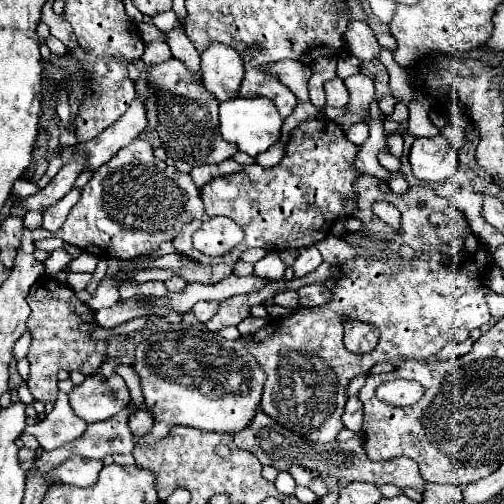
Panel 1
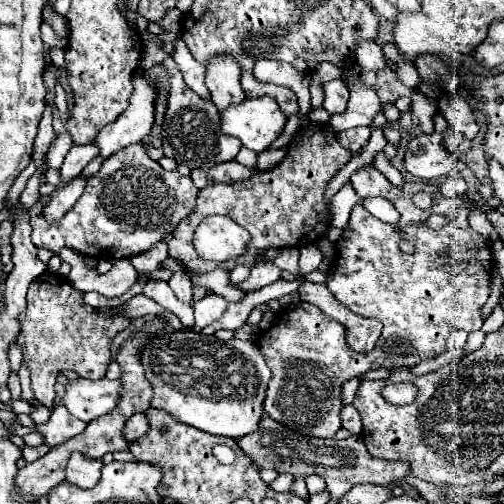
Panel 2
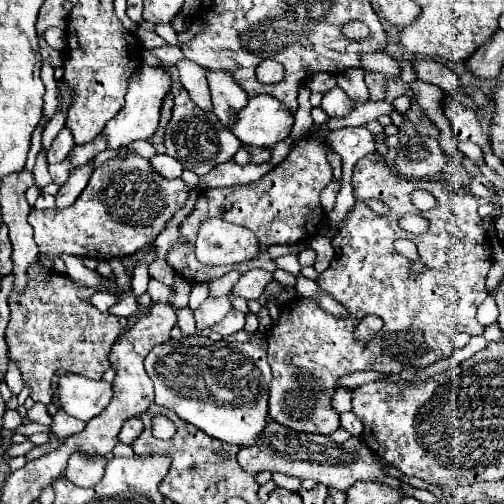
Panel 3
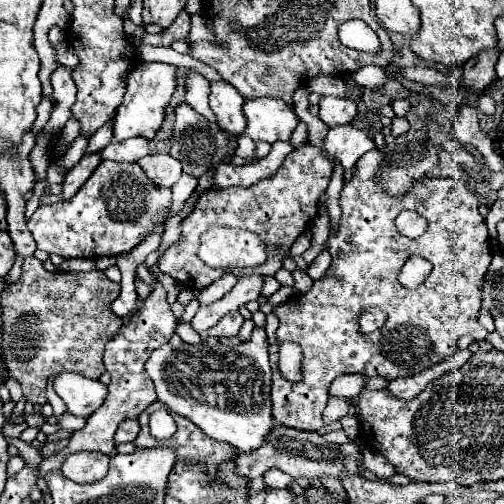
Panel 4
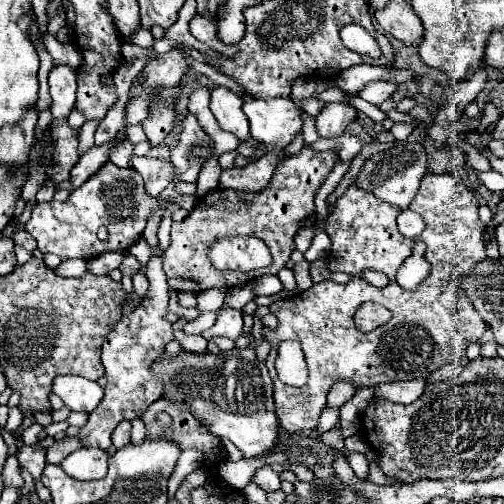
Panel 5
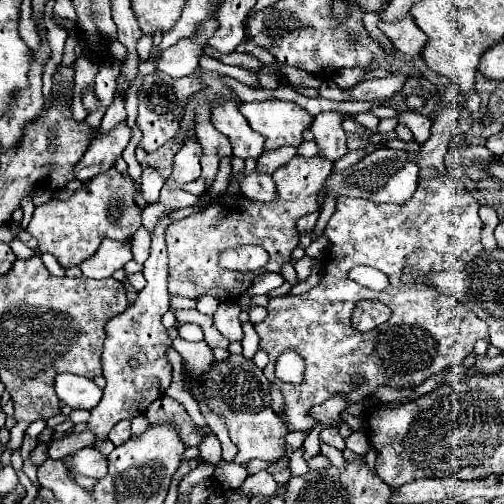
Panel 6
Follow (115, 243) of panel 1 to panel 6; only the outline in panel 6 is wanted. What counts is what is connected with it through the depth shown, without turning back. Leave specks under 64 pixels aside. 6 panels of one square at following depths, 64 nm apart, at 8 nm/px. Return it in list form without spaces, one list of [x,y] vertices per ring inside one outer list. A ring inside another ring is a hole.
[[[110,168],[88,180],[66,202],[50,200],[42,206],[36,206],[26,230],[38,240],[40,252],[54,254],[60,266],[68,268],[72,264],[88,260],[100,248],[102,236],[120,242],[126,242],[128,238],[134,236],[134,232],[142,226],[142,208],[134,204],[136,194],[138,194],[136,182],[128,174]]]

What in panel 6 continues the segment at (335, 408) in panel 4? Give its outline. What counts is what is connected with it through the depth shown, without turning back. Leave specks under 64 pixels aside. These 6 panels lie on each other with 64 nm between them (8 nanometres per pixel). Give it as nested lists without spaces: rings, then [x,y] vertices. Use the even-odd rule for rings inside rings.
[[[318,422],[312,430],[310,430],[310,434],[306,436],[306,440],[304,440],[304,458],[306,460],[310,460],[312,456],[316,456],[318,452],[320,452],[320,432],[324,430],[324,428],[328,428],[330,426],[330,422]]]

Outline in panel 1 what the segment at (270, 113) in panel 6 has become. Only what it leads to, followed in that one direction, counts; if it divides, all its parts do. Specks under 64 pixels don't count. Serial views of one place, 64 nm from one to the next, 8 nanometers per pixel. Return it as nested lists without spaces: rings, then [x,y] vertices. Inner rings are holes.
[[[234,98],[220,104],[220,134],[226,142],[238,146],[240,152],[256,158],[260,152],[266,152],[278,138],[282,128],[282,116],[276,112],[276,106],[268,98]]]

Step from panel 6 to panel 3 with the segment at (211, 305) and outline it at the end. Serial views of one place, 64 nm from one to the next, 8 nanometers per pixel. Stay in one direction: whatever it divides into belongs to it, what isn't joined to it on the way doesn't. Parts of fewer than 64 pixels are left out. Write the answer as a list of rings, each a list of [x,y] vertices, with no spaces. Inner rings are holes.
[[[232,270],[232,272],[224,274],[222,278],[214,280],[214,282],[210,284],[210,296],[222,296],[222,294],[228,294],[228,292],[234,288],[234,284],[238,282],[240,276],[242,276],[242,272]]]

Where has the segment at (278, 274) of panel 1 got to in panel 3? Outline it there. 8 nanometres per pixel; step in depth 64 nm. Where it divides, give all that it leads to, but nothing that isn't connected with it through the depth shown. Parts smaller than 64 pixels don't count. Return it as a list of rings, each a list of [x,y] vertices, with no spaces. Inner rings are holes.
[[[252,268],[248,270],[234,286],[234,294],[246,298],[246,300],[258,300],[260,294],[264,292],[264,286],[274,280],[274,272],[262,270],[262,268]]]

